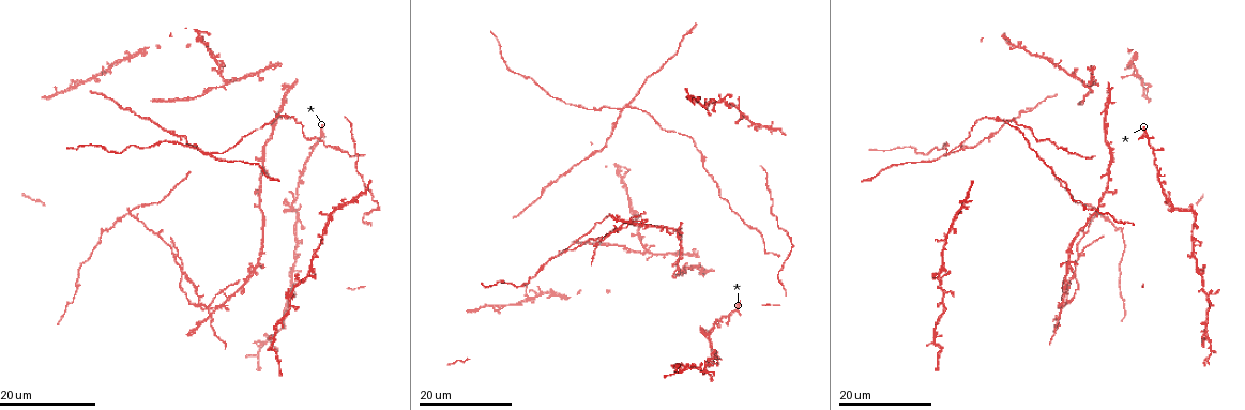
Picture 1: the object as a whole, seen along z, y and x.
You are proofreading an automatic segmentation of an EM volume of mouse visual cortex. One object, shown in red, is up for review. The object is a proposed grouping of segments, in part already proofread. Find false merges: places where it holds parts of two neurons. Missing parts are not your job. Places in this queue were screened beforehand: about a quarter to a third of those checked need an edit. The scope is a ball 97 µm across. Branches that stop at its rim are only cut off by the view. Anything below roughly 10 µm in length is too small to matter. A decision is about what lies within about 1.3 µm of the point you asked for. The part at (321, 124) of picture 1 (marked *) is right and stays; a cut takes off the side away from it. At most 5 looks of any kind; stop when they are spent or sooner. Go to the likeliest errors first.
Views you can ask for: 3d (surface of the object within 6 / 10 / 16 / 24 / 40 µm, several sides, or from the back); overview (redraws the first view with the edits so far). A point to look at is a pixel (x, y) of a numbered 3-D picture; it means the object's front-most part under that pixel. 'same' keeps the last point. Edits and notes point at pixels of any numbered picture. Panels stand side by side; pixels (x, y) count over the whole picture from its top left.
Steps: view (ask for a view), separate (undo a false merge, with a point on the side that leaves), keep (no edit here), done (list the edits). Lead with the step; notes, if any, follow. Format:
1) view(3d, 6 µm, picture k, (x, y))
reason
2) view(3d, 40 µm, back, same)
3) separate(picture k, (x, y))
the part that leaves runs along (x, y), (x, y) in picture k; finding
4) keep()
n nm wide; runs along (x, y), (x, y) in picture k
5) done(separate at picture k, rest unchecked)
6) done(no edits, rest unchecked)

view(3d, 24 µm, picture 1, (211, 313))
four or more arms meet

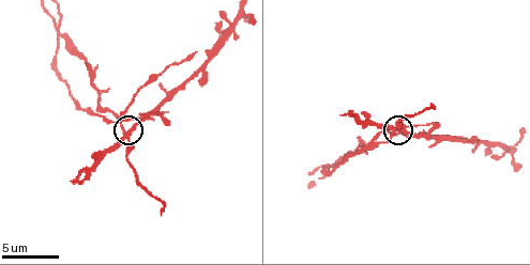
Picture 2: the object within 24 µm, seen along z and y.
view(3d, 10 µm, picture 2, (124, 132))

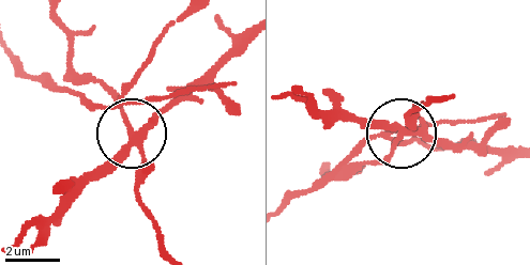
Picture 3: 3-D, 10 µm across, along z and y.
separate(picture 3, (108, 107))
two neurons meet here

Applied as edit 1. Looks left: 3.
view(overview)
see it whole again

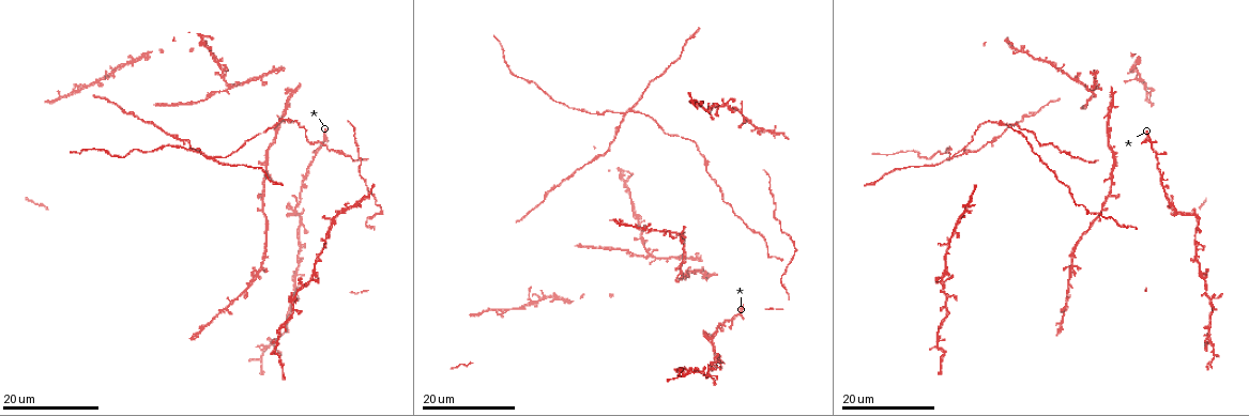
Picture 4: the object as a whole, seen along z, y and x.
view(3d, 24 µm, picture 4, (647, 253))
looks like a crossing

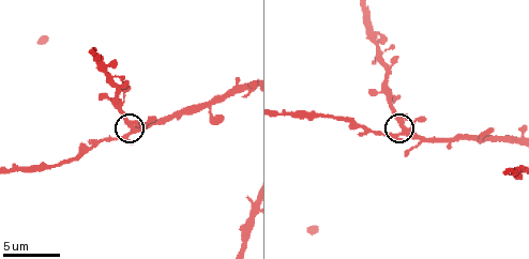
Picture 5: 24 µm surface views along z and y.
view(3d, 10 µm, picture 5, (404, 131))

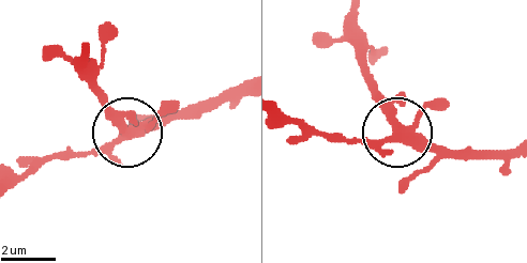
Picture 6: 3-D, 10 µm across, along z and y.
keep()
360 nm wide; continuous, no second neuron

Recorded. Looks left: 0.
done(separate at picture 3, rest unchecked)

